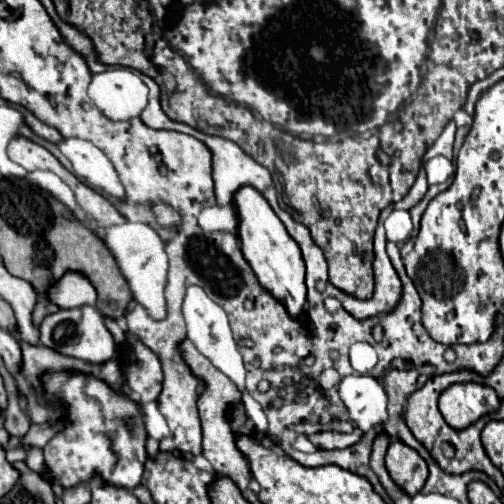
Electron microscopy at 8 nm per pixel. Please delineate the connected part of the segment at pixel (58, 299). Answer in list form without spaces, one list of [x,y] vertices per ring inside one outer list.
[[[67,272],[55,288],[51,288],[51,302],[59,308],[77,308],[77,306],[95,306],[95,288],[83,280],[83,276],[75,276],[75,272]]]

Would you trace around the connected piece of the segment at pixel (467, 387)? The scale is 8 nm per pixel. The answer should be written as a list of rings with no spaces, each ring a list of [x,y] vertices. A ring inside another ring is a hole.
[[[477,382],[451,384],[439,396],[439,410],[451,428],[467,428],[467,424],[473,424],[497,408],[499,398],[495,390]]]

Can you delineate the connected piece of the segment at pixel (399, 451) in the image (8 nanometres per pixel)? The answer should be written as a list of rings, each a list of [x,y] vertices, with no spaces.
[[[393,440],[389,444],[385,464],[387,464],[391,478],[409,496],[415,496],[423,488],[427,480],[427,464],[413,448],[403,444],[401,440]]]

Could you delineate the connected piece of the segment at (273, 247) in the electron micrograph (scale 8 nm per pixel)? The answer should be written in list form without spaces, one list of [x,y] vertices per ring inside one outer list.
[[[251,186],[239,188],[235,194],[235,208],[239,214],[239,240],[241,250],[261,286],[279,300],[291,318],[305,320],[307,314],[307,286],[305,286],[305,260],[297,242],[287,234],[283,222],[271,210],[267,200]]]

